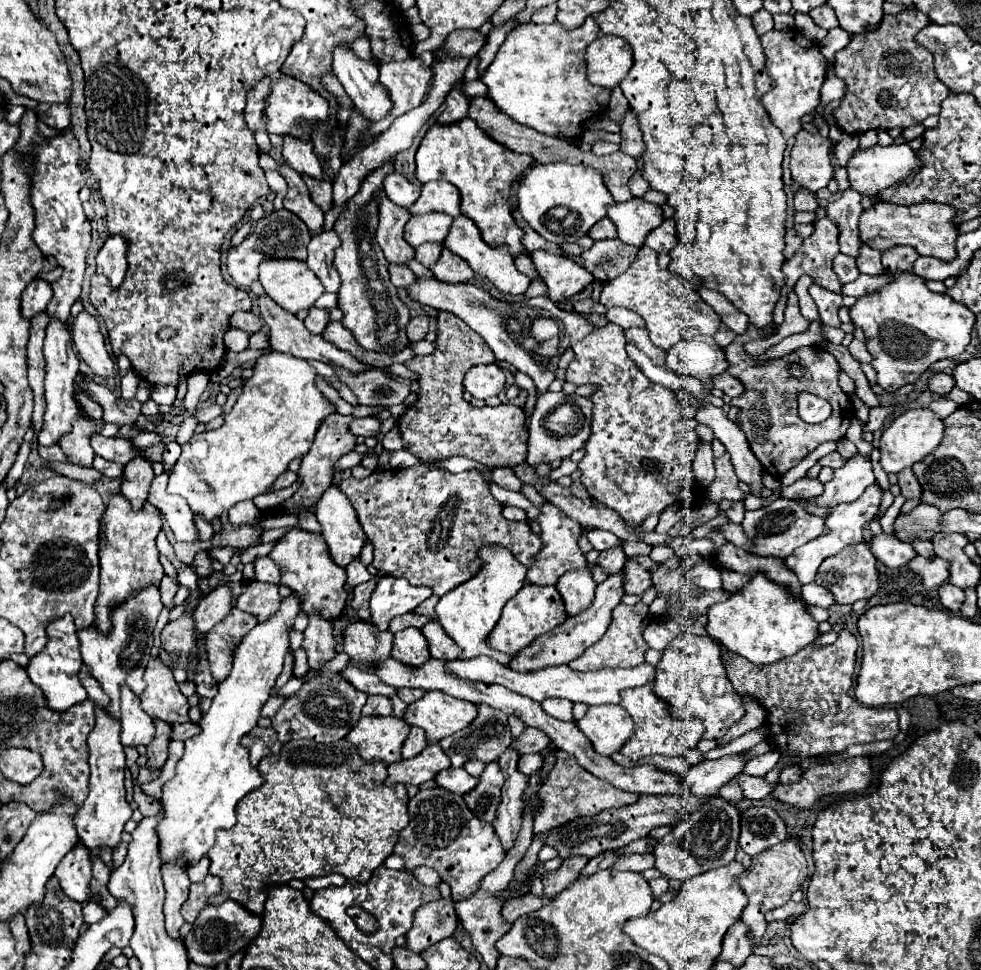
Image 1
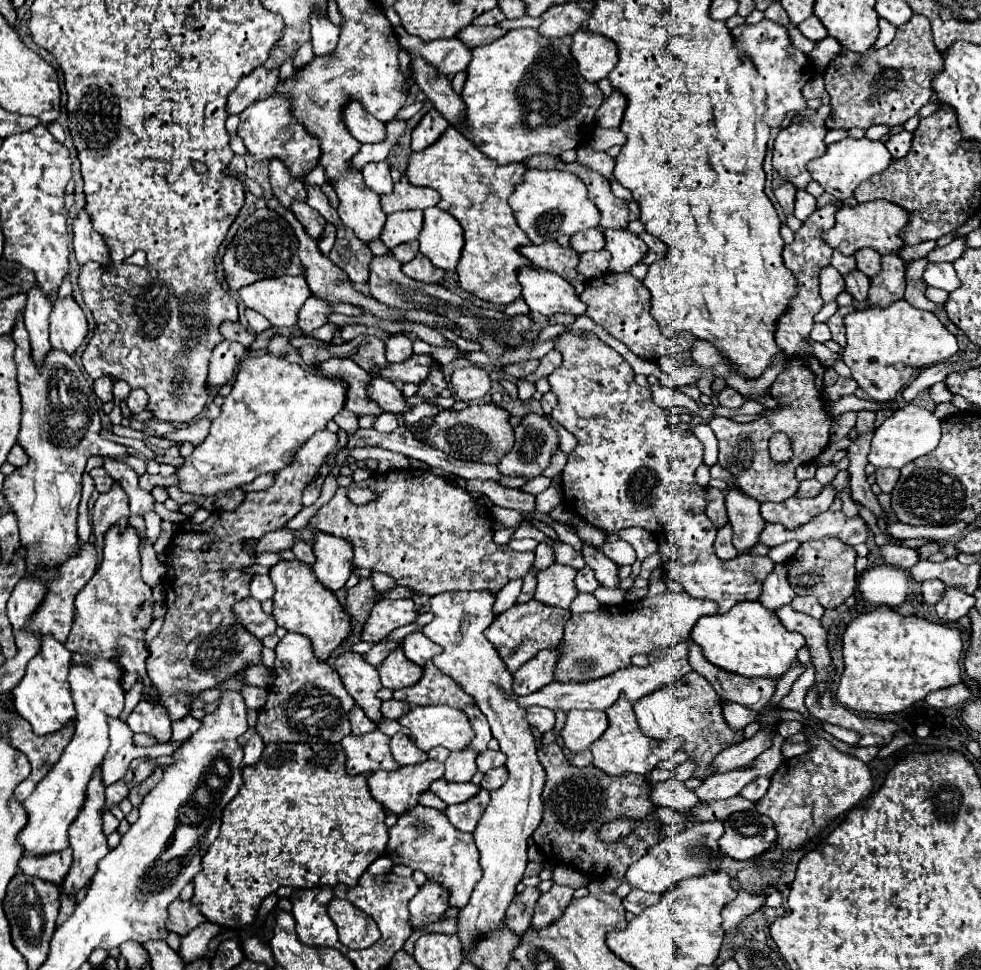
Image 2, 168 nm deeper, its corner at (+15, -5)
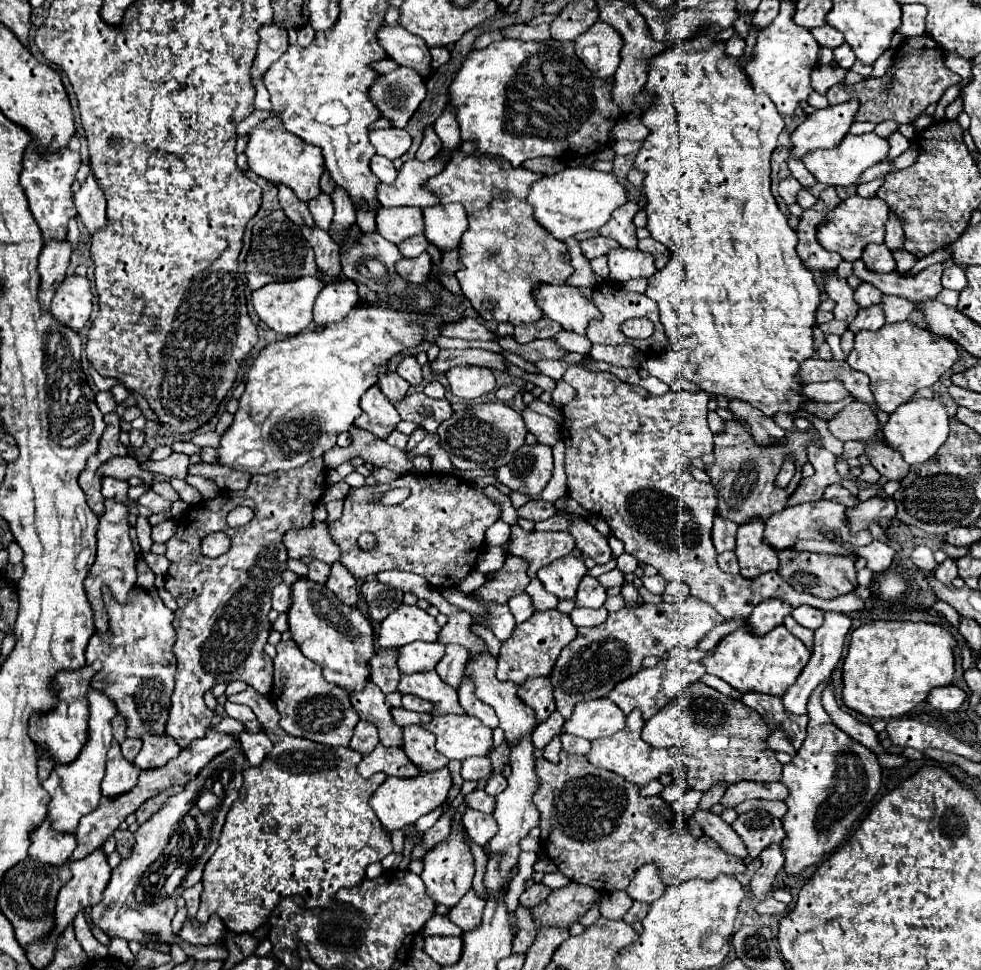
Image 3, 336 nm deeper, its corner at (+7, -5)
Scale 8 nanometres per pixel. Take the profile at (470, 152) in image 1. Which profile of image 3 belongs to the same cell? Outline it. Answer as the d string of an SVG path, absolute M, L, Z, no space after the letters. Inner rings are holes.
M454 149L444 171L426 183L426 189L436 193L440 203L462 203L466 207L468 229L460 241L464 269L456 277L464 297L486 321L536 323L544 313L536 307L534 289L540 283L564 285L574 271L566 257L566 243L552 237L532 217L532 207L526 203L530 185L540 177L540 173L512 167L504 159L464 155L460 149Z

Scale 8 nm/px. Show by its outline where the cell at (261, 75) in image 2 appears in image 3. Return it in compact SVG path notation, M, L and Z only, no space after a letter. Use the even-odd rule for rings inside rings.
M272 21L268 25L262 25L258 33L260 33L260 45L252 65L252 79L264 75L268 67L288 49L288 33L284 25L278 25Z

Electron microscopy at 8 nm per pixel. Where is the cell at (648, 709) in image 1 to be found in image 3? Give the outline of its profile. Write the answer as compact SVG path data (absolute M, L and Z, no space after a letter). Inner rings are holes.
M634 709L626 717L626 729L622 729L616 735L592 741L592 749L586 753L588 763L594 767L600 767L600 769L608 769L612 773L618 773L620 777L624 777L626 781L630 781L638 787L648 785L652 779L658 779L662 773L672 773L678 767L676 757L668 749L654 749L646 741L642 741L642 737L640 737L642 727L644 727L644 719L638 713L638 709Z

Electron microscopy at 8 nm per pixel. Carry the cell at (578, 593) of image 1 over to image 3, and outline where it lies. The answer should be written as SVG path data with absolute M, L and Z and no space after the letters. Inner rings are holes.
M574 555L560 557L538 571L538 579L542 581L544 589L556 595L558 599L572 599L584 575L586 575L584 559Z

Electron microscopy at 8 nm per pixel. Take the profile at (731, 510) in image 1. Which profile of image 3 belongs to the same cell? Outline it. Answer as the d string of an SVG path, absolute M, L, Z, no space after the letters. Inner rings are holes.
M734 553L718 555L718 565L720 565L720 569L726 571L726 573L732 573L732 575L738 573L738 561L736 561L736 555L734 555Z

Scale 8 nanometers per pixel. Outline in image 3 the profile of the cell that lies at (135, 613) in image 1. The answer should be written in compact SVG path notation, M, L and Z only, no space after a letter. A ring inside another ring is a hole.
M88 689L88 701L90 701L90 737L84 749L80 751L78 759L68 765L54 767L52 775L42 783L42 787L50 793L50 805L48 805L48 817L52 821L52 827L60 833L74 833L76 825L82 815L96 809L100 803L100 781L104 777L104 765L106 765L106 753L112 741L112 727L110 719L116 715L114 703L100 691Z

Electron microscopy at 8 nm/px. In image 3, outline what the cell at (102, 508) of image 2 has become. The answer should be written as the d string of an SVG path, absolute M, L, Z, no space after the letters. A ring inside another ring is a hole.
M106 501L106 513L100 517L100 523L98 523L98 531L96 531L96 537L98 537L96 561L94 561L90 573L88 573L86 581L84 581L86 595L88 595L88 601L90 601L92 611L94 611L94 631L96 633L108 633L108 613L106 613L104 601L102 601L102 587L108 587L112 597L116 601L124 603L126 597L128 597L128 591L136 583L136 559L138 559L138 555L134 553L132 541L128 537L130 527L128 527L126 515L128 515L126 505L120 505L116 501Z

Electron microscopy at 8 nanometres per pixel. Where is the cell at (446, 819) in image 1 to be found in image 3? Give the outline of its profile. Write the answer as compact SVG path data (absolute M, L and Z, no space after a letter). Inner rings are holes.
M470 889L464 895L464 903L458 903L450 911L450 921L462 929L462 933L468 933L468 929L476 929L480 925L480 913L484 911L484 901L476 895L474 889Z

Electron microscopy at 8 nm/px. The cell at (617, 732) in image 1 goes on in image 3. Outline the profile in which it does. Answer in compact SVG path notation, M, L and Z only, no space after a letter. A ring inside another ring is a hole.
M594 699L576 705L572 717L564 721L564 733L584 737L588 741L608 737L624 729L626 717L610 699Z

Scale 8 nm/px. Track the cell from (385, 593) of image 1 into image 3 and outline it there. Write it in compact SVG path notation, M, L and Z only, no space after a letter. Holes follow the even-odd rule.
M400 605L382 623L378 633L378 643L384 649L408 645L412 641L438 641L440 625L432 615L428 615L418 605Z

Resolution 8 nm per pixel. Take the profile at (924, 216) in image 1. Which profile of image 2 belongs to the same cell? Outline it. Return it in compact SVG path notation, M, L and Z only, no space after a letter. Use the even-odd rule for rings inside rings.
M868 201L856 207L844 205L836 213L836 225L824 233L824 241L832 249L838 249L842 255L854 255L858 249L870 247L880 255L896 253L900 257L904 249L904 243L900 241L900 229L904 229L904 225L908 225L908 213L904 213L904 209L888 201Z

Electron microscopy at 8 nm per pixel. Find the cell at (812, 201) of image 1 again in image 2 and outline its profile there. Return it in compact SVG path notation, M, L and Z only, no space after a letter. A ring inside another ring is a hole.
M784 183L782 187L774 189L774 195L778 199L778 203L782 205L786 215L792 215L794 211L794 197L796 197L796 187L792 183Z

